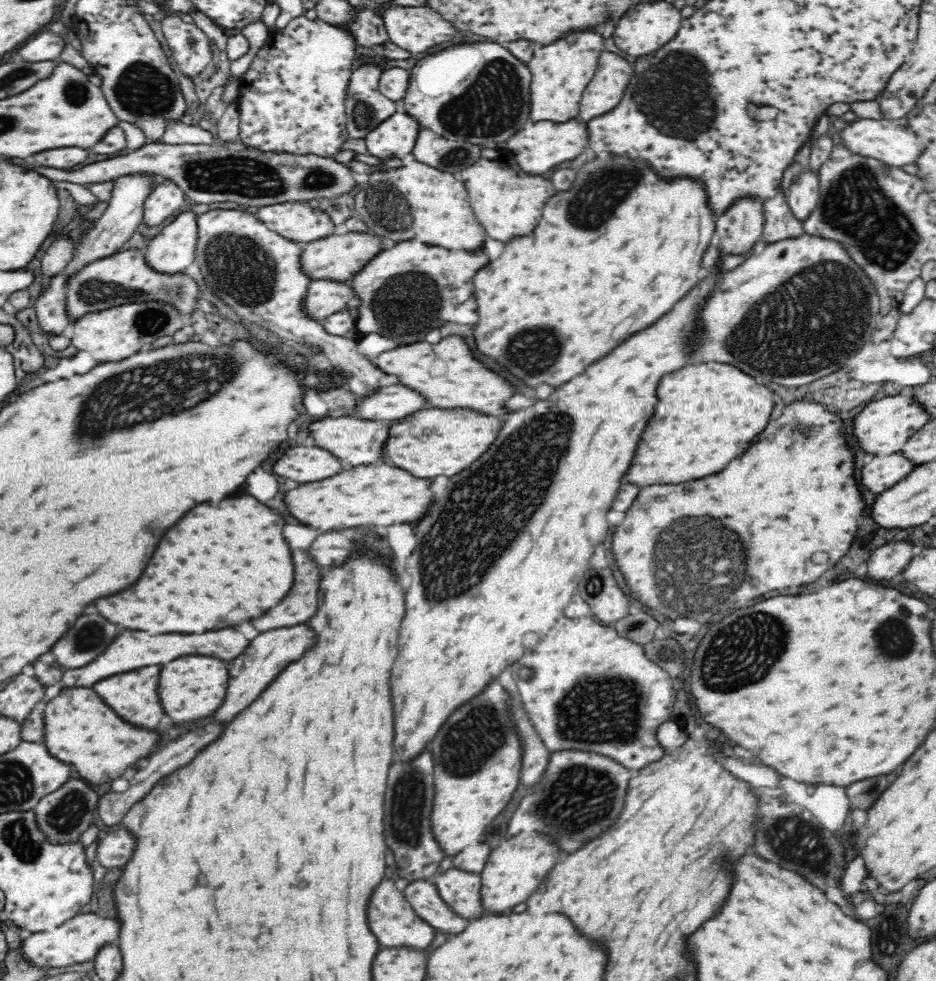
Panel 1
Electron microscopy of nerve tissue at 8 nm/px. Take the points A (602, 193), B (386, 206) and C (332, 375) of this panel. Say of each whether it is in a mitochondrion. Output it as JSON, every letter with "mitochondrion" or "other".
{"A":"mitochondrion","B":"mitochondrion","C":"other"}

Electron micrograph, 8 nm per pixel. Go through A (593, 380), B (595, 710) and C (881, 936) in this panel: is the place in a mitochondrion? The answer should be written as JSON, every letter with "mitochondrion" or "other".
{"A":"other","B":"mitochondrion","C":"other"}

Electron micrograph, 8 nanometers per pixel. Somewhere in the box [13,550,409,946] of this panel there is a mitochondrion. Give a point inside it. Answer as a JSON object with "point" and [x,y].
{"point":[66,815]}

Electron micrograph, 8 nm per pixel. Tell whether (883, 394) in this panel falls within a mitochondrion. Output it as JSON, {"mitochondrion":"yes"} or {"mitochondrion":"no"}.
{"mitochondrion":"no"}

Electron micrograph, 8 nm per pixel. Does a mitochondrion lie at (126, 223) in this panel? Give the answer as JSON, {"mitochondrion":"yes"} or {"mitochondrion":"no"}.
{"mitochondrion":"no"}

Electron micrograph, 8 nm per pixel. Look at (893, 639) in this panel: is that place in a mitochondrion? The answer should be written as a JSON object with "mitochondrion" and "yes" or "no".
{"mitochondrion":"yes"}

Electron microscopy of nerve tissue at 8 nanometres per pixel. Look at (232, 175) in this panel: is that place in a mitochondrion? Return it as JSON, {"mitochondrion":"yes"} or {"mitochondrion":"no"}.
{"mitochondrion":"yes"}

